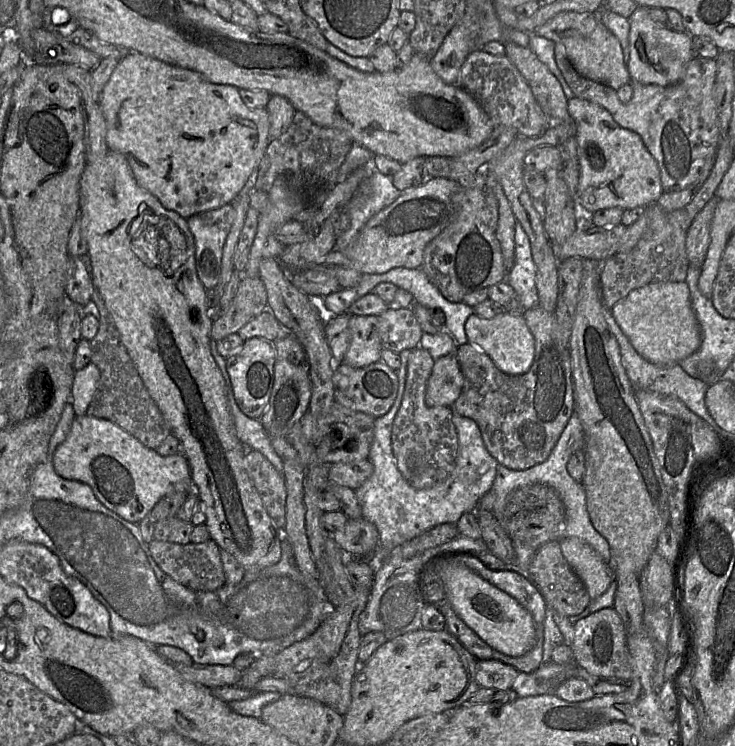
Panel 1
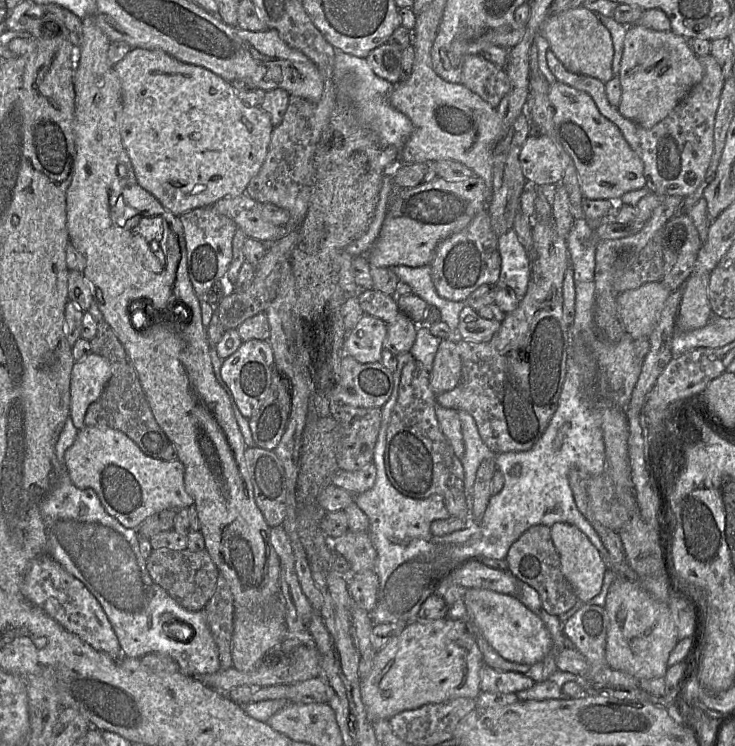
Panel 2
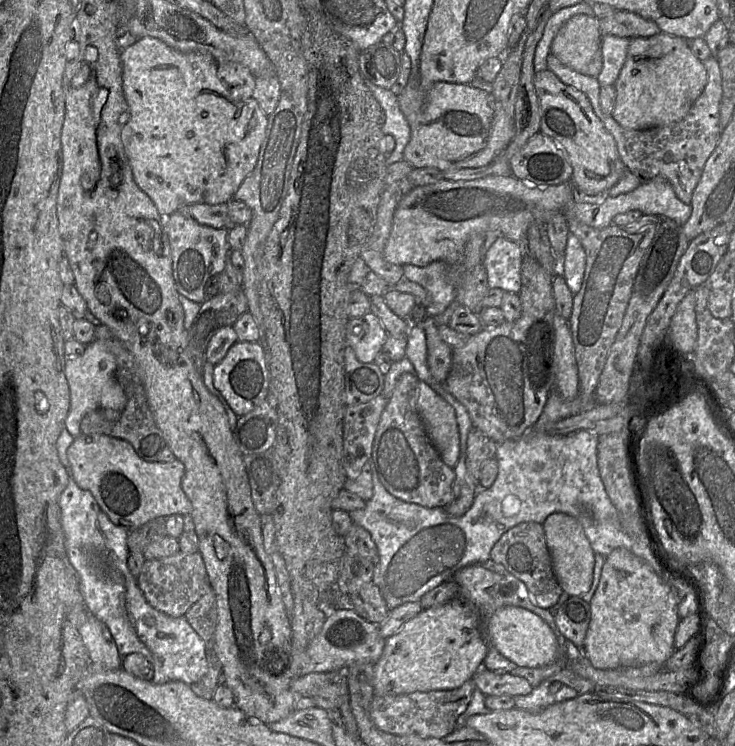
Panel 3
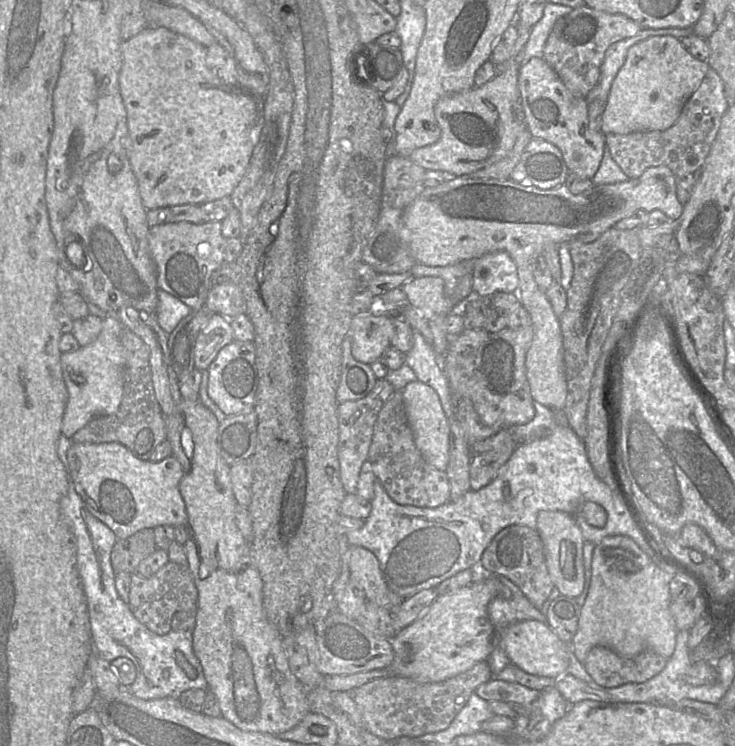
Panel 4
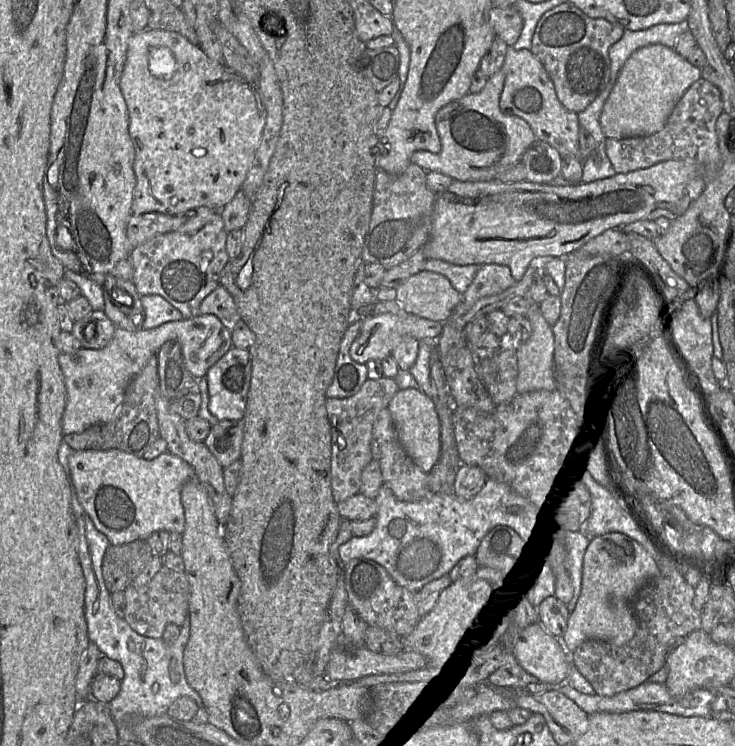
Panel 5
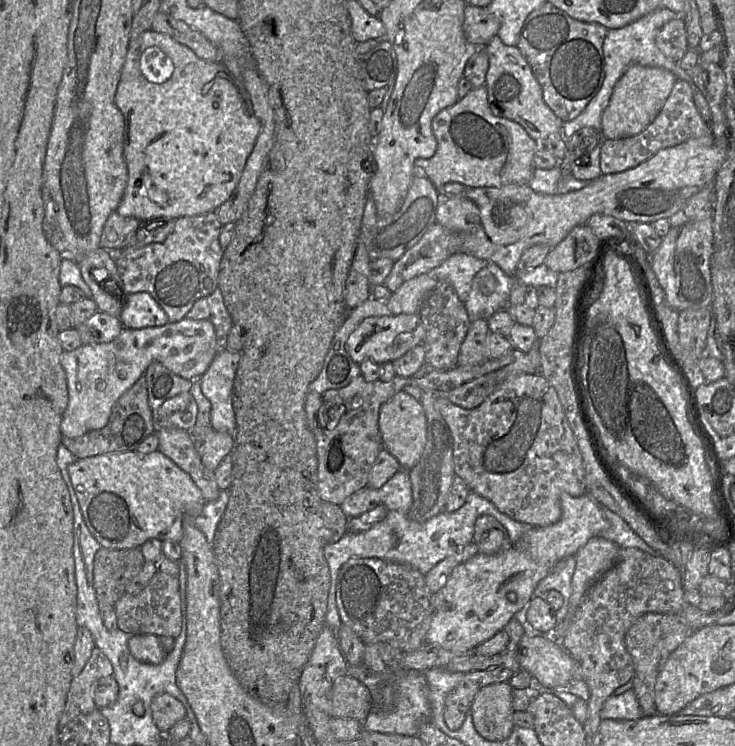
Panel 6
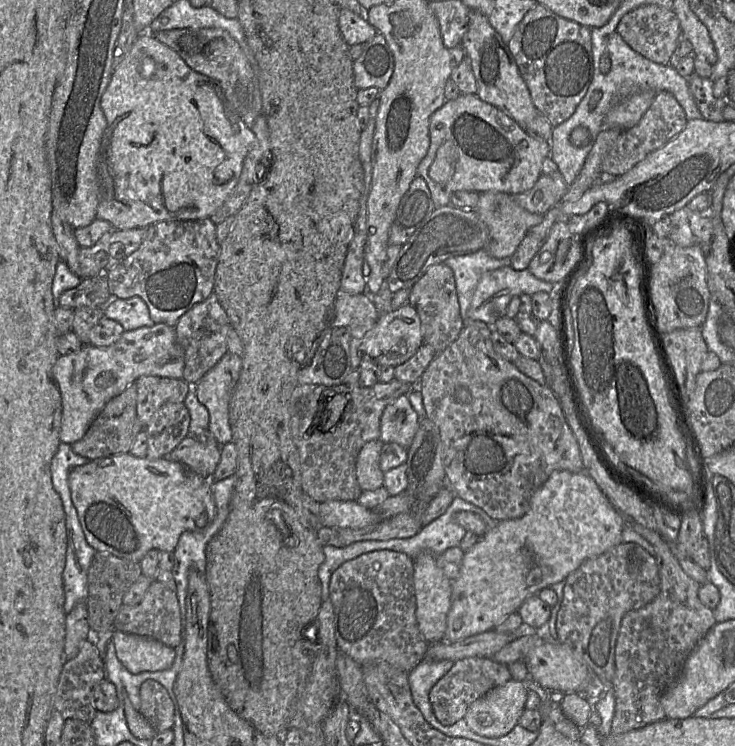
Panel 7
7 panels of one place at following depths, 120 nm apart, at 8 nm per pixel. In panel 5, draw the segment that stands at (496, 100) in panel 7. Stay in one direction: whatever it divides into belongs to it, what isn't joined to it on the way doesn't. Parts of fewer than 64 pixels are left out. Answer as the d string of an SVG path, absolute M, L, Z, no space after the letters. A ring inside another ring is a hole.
M508 46L501 68L505 82L500 97L501 110L525 120L536 139L544 141L557 149L563 156L579 158L579 118L578 114L567 110L559 101L554 84L543 64L527 49L516 50Z

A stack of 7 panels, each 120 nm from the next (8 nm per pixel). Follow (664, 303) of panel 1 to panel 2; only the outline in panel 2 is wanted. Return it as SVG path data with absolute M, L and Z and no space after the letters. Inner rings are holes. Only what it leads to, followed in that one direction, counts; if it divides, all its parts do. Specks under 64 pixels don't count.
M655 281L617 295L617 311L631 338L649 338L670 293L660 281Z

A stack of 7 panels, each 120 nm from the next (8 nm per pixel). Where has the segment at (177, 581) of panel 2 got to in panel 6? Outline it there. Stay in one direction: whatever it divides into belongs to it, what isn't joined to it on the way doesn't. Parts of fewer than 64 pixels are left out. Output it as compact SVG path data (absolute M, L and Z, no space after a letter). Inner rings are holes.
M158 571L138 594L124 593L114 605L117 627L130 635L153 634L176 638L181 631L181 599L178 576Z

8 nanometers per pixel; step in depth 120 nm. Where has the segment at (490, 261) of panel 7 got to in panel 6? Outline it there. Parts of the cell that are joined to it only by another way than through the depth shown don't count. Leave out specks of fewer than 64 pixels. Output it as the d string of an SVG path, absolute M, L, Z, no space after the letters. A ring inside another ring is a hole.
M456 252L428 274L438 281L449 283L465 304L476 273L489 264L486 260L476 258L464 252Z

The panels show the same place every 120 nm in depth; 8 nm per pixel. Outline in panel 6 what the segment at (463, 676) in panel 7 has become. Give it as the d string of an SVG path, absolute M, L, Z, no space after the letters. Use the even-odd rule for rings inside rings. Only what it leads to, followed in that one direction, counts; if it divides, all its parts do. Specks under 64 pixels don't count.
M503 666L468 672L462 681L445 698L444 721L451 730L461 727L466 713L471 713L471 705L478 692L491 684L509 682L513 672Z

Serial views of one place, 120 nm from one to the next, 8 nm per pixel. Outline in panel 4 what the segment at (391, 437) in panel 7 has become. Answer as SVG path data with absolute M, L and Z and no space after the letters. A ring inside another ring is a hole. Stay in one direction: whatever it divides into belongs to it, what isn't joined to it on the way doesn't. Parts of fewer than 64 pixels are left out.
M419 380L408 383L402 389L402 395L407 421L417 449L429 465L445 471L449 463L450 426L439 396L432 387Z

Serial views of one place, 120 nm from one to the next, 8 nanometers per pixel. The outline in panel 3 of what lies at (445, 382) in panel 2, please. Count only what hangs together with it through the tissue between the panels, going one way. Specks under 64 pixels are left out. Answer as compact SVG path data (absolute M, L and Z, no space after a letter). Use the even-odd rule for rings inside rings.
M432 317L420 325L426 334L428 368L433 378L443 383L451 369L453 348L441 339Z

